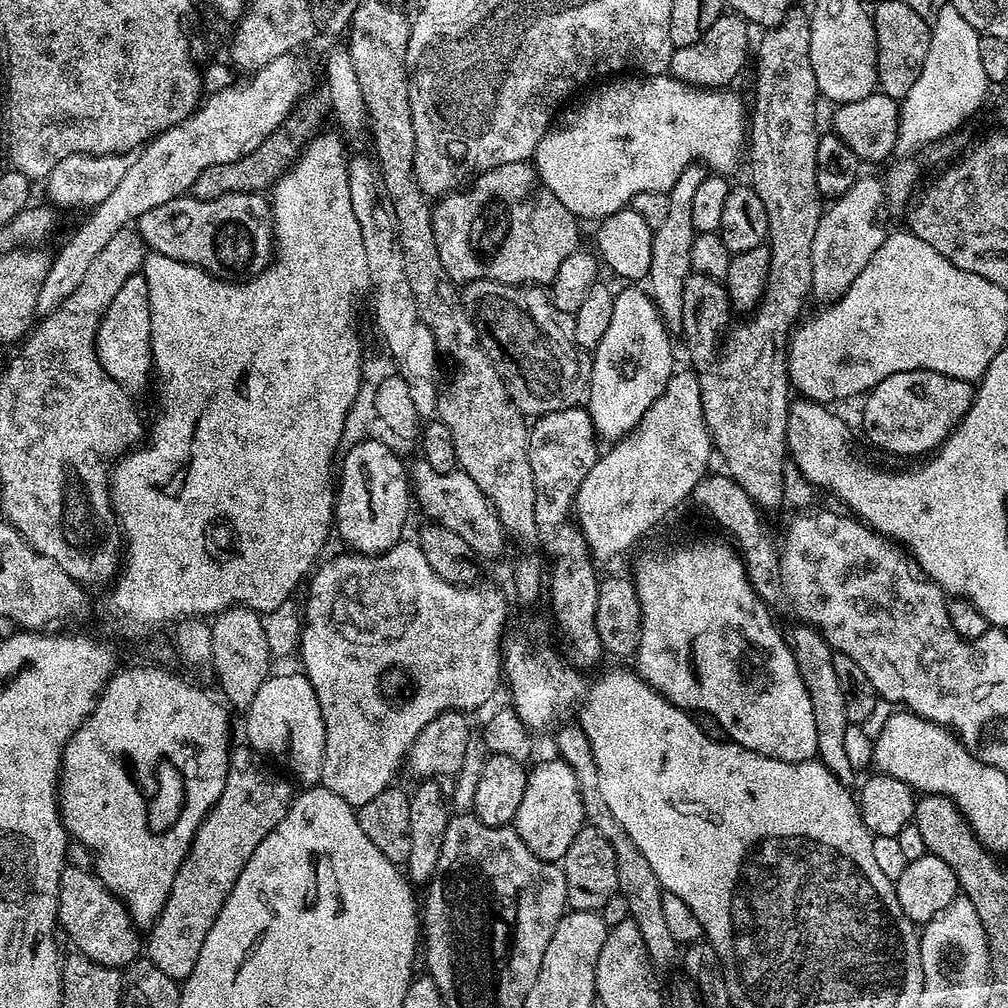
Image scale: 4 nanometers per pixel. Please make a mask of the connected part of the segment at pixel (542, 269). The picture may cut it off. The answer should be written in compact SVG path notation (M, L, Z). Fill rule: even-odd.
M522 160L483 172L467 186L449 192L435 205L432 220L442 265L449 278L460 286L472 280L548 286L554 274L558 274L558 266L581 247L577 217L554 198L552 191L541 182L535 167Z

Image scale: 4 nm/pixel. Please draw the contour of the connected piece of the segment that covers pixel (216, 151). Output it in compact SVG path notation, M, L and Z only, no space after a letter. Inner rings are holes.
M295 53L274 58L274 62L270 62L247 79L250 81L246 84L238 82L233 86L224 87L221 92L209 95L193 112L191 118L183 120L178 126L167 128L165 132L153 136L147 144L143 145L139 153L141 156L129 163L122 182L118 182L118 186L110 190L110 198L106 198L91 209L87 213L88 221L61 246L60 253L52 256L52 265L42 282L42 290L38 290L37 313L41 317L50 315L62 302L66 302L66 298L70 298L70 294L74 294L74 290L78 290L78 286L82 286L82 278L86 278L86 270L90 270L90 262L98 258L106 242L110 242L110 238L118 234L118 230L139 221L140 216L146 214L146 210L154 210L154 206L162 206L162 202L170 202L176 196L185 195L198 178L198 174L202 174L202 170L241 160L246 154L258 150L258 146L262 146L262 142L266 142L266 138L270 138L270 134L274 134L274 130L278 130L284 124L285 118L289 116L303 95L301 92L308 80L308 72L296 63L296 58Z

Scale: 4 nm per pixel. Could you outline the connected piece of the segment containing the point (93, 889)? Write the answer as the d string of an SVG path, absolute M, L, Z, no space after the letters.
M65 867L58 894L58 924L61 929L64 927L69 942L79 955L107 968L127 969L135 965L141 955L142 936L135 922L119 896L96 877L95 871Z

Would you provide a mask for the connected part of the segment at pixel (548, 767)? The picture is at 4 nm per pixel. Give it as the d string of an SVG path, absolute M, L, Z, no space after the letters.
M559 758L544 760L536 769L533 767L528 773L526 794L522 794L522 806L518 806L514 821L517 834L526 846L530 846L532 853L543 860L563 861L566 850L570 850L570 842L574 842L585 824L584 799L572 767Z

